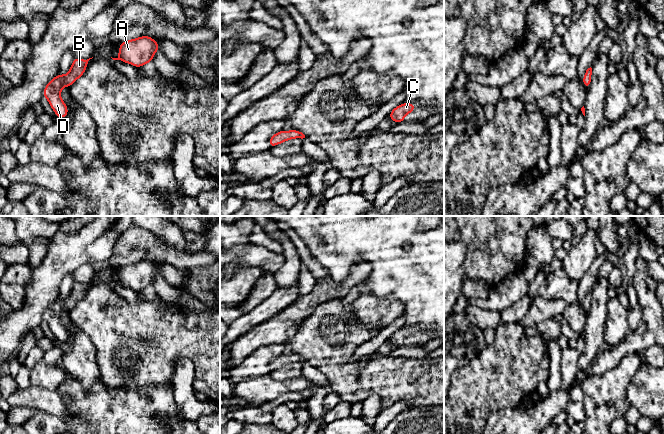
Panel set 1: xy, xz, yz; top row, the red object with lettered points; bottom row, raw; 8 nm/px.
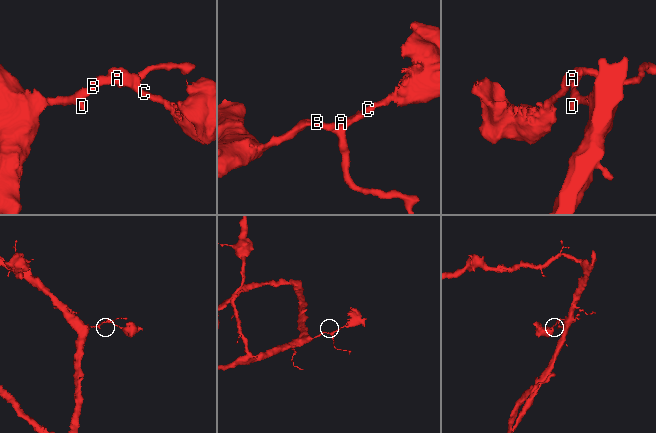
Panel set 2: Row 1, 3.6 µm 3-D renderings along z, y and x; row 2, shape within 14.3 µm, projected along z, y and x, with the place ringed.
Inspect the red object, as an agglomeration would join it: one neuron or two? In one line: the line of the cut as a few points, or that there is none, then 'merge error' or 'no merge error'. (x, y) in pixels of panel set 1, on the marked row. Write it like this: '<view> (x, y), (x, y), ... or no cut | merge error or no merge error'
no cut | no merge error

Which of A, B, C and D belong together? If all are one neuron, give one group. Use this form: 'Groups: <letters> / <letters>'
Groups: A B C D

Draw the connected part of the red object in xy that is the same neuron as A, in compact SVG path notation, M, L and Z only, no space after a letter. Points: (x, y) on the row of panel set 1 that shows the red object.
M145 35L120 43L119 57L112 59L130 63L138 68L152 62L156 50L161 50L159 44Z

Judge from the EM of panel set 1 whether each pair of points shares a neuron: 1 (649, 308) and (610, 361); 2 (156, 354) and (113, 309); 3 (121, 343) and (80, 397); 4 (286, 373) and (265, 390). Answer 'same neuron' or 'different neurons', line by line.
1: same neuron
2: same neuron
3: different neurons
4: different neurons

